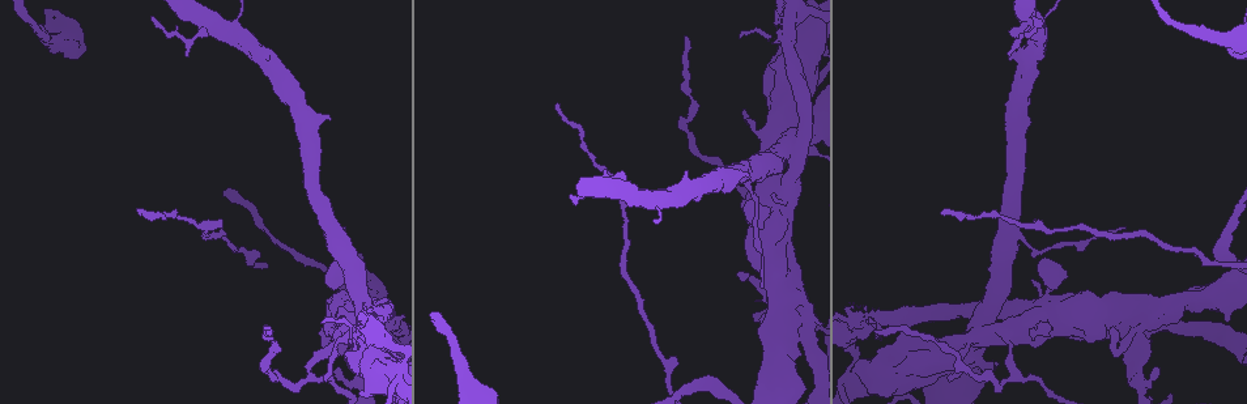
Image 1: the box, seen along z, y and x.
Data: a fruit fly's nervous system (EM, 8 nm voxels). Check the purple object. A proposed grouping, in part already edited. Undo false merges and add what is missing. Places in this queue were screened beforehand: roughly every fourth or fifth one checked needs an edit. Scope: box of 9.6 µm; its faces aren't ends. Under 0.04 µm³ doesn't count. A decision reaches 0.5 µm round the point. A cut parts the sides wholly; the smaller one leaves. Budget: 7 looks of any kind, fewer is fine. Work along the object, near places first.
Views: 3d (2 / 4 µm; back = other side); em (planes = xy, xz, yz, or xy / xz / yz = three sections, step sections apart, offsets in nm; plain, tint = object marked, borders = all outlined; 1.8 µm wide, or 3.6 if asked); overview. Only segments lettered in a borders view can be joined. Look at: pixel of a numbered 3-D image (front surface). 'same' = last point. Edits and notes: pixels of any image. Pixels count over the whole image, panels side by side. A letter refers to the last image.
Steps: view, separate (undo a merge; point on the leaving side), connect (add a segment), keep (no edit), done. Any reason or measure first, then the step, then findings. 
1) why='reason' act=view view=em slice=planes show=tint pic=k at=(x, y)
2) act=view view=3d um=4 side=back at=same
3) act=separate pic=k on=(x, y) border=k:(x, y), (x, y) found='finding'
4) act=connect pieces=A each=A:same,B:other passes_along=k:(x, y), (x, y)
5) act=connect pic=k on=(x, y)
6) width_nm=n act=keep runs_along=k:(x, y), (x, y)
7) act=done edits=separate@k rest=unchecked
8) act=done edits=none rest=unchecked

why='touches itself' act=view view=em slice=planes show=tint pic=1 at=(1141, 343)

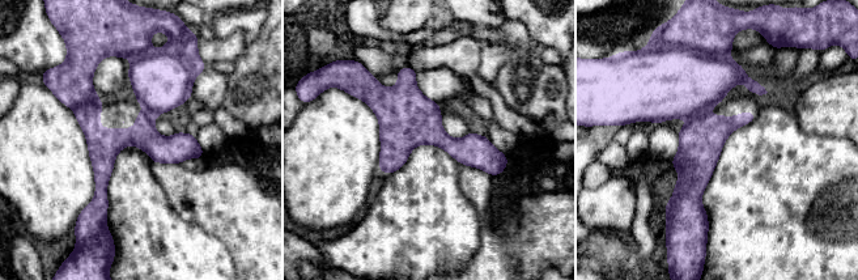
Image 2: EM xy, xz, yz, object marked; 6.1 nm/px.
why='see the neighbours' act=view view=em slice=planes show=borders at=same

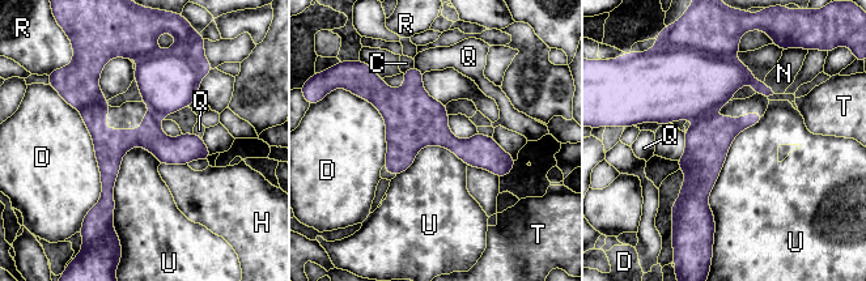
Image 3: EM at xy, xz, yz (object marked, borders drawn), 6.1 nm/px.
act=separate pic=3 on=(692, 84) each=C:other,D:other,H:other,N:other,Q:other,R:other,T:other,U:other found='two neurons meet here'

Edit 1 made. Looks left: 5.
act=view view=overview

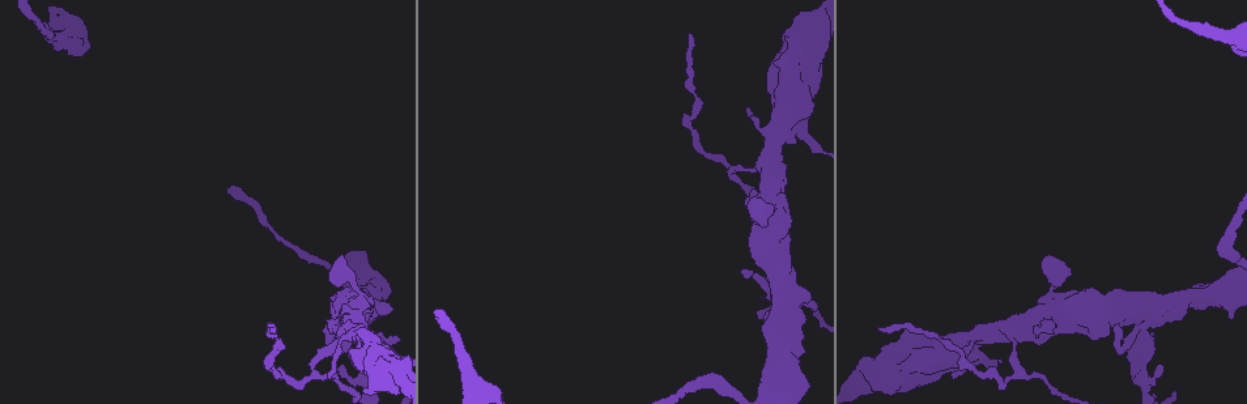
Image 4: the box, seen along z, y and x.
why='tapers out' act=view view=em slice=planes show=borders pic=4 at=(272, 329)

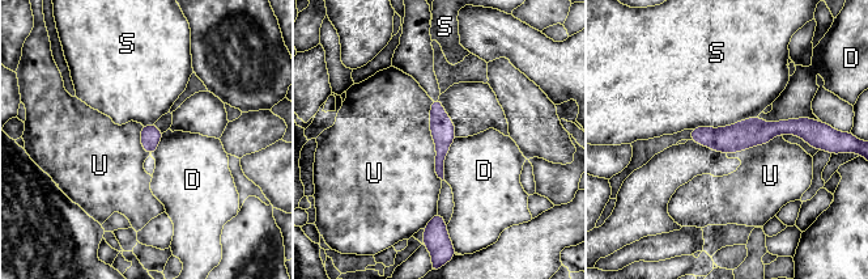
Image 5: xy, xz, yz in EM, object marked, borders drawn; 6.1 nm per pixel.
width_nm=140 act=keep each=D:other,S:other,U:other found='none of them fits'

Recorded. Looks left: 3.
act=done edits=separate@3 rest=unchecked

